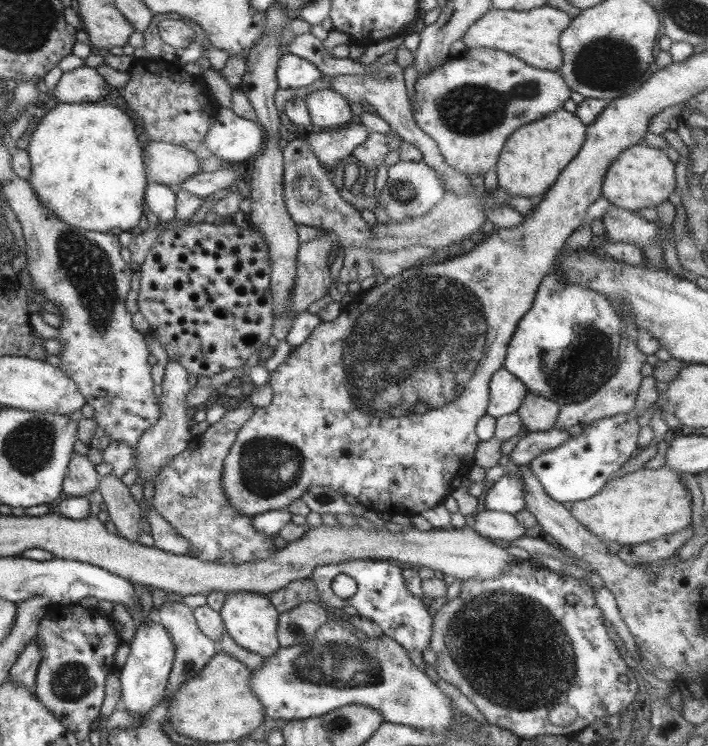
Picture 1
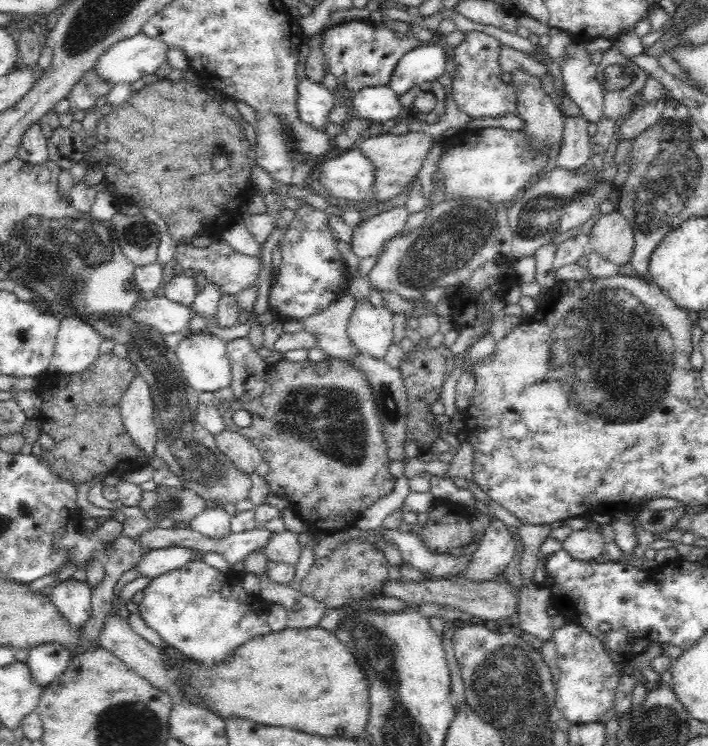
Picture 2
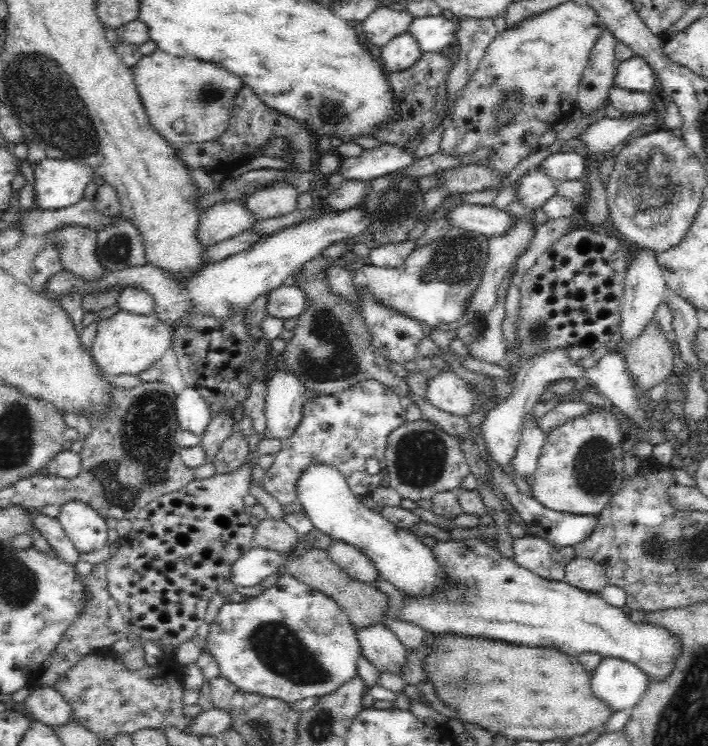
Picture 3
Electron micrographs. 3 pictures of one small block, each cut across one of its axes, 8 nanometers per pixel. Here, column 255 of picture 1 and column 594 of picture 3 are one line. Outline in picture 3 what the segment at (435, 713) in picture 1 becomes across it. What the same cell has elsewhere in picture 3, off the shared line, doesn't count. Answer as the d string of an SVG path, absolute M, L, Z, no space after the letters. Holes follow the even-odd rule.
M601 657L590 673L591 693L608 706L610 713L629 712L650 684L640 667L620 658Z

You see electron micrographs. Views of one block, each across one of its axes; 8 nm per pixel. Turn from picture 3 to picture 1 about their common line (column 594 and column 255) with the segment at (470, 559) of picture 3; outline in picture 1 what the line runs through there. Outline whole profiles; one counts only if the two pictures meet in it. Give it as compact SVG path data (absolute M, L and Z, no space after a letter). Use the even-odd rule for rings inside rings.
M237 591L226 593L220 614L224 631L235 641L237 646L258 654L261 657L271 656L278 648L276 628L278 625L278 613L269 598L260 593Z

